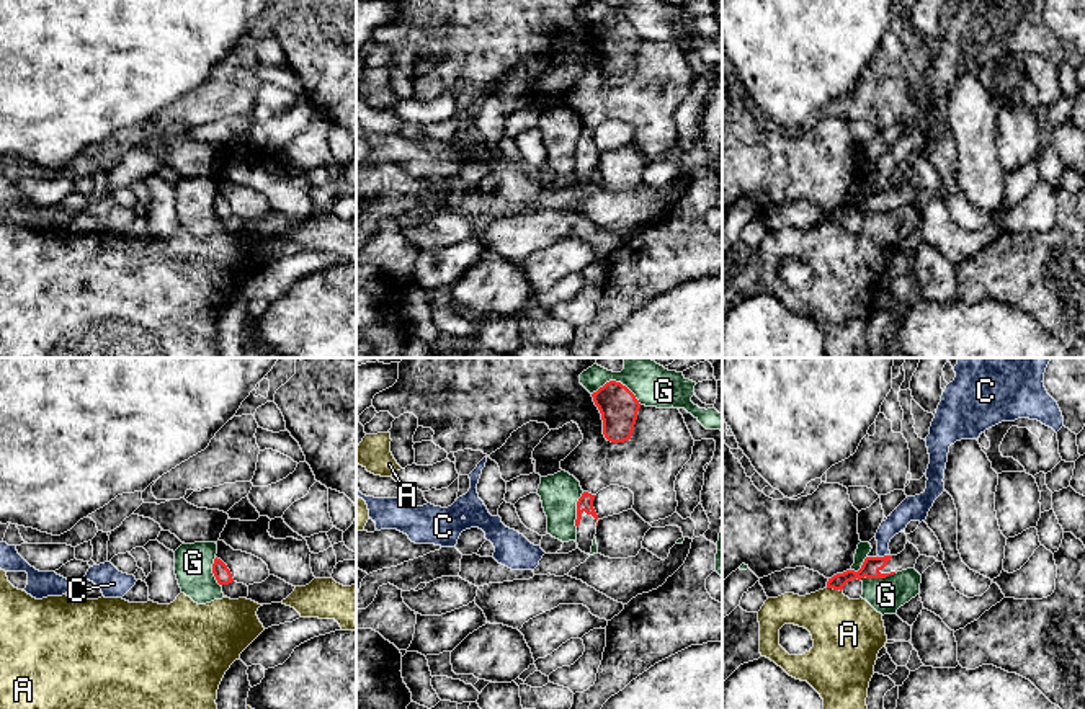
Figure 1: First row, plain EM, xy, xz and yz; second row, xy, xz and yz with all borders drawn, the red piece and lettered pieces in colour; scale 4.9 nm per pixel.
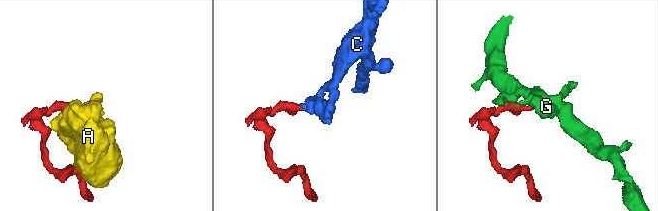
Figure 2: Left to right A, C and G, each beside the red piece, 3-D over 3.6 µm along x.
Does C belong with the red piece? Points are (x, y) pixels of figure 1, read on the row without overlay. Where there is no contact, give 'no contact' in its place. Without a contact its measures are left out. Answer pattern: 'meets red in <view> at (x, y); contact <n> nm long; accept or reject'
meets red in yz at (884, 190); contact 60 nm long; accept

